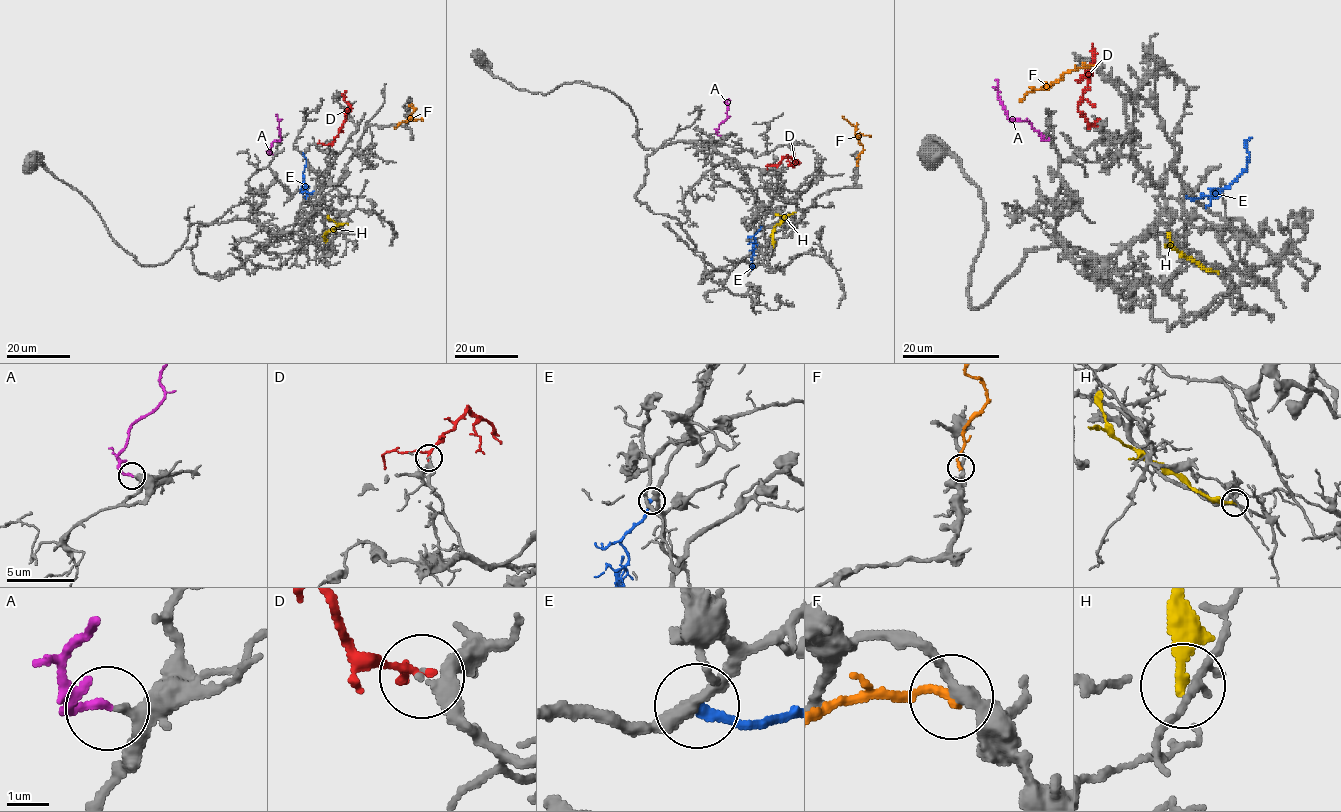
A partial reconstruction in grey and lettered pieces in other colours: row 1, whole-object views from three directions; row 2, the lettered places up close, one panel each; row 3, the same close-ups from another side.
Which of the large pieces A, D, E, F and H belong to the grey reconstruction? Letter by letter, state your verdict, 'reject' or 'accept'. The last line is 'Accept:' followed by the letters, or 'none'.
A: accept
D: accept
E: accept
F: reject
H: reject
Accept: A, D, E

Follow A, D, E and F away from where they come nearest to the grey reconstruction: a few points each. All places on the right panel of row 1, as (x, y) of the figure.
A: (1049, 139), (1027, 120), (1009, 118), (994, 80)
D: (1095, 125), (1078, 109), (1094, 58), (1091, 43)
E: (1186, 198), (1199, 198), (1227, 188), (1246, 168), (1249, 156), (1245, 144), (1251, 138)
F: (1094, 66), (1065, 72), (1045, 89), (1030, 91), (1020, 101)

